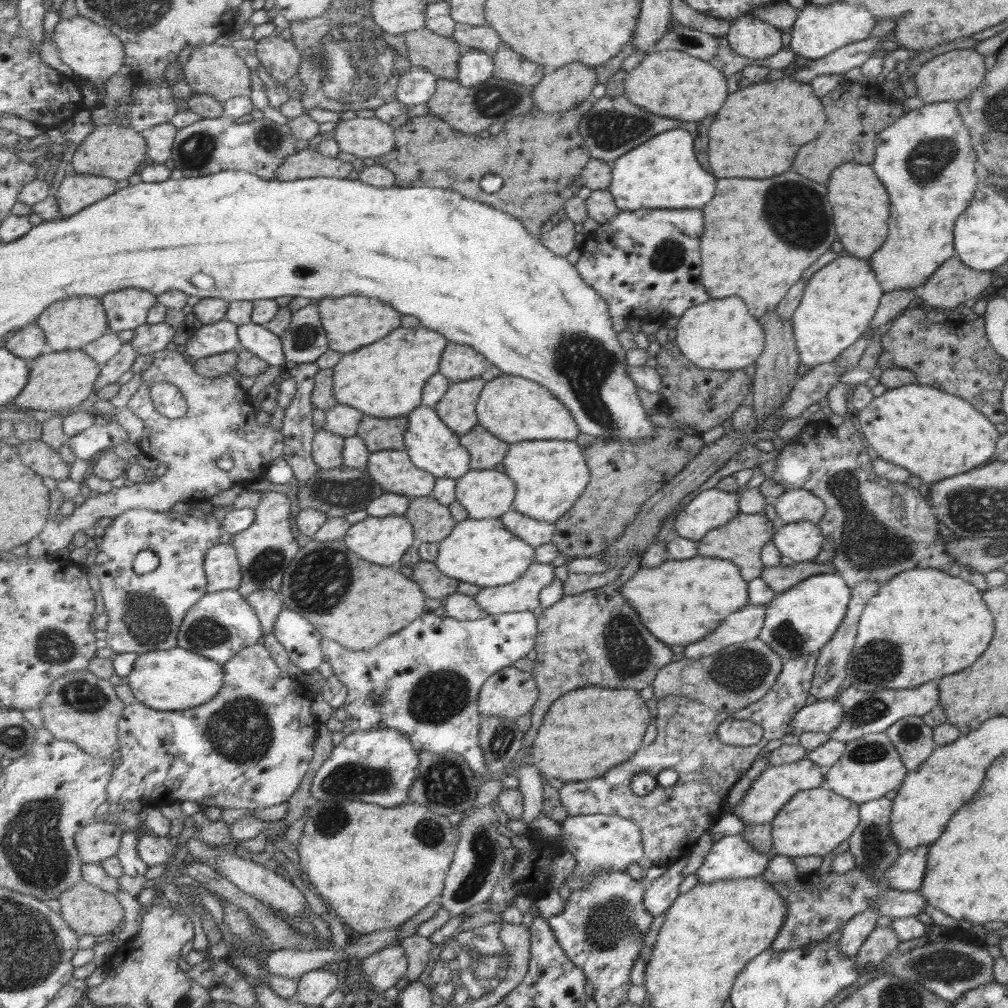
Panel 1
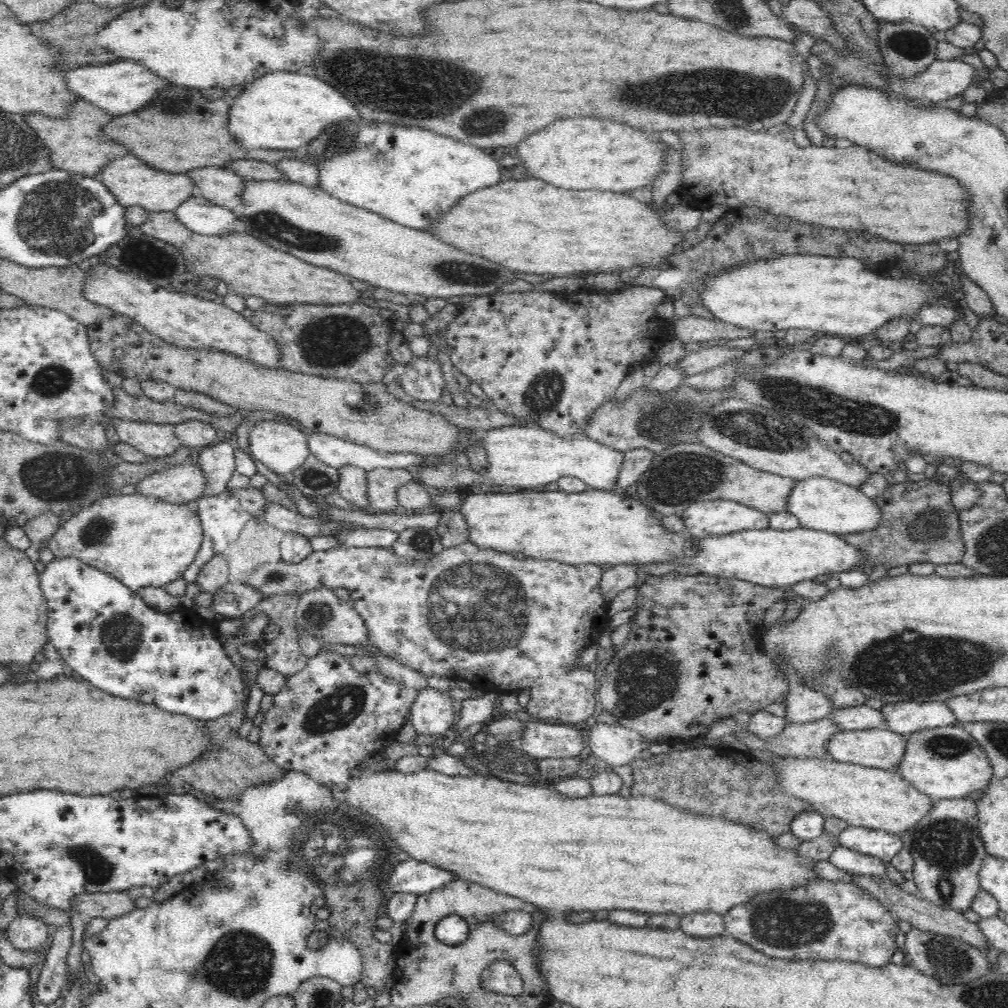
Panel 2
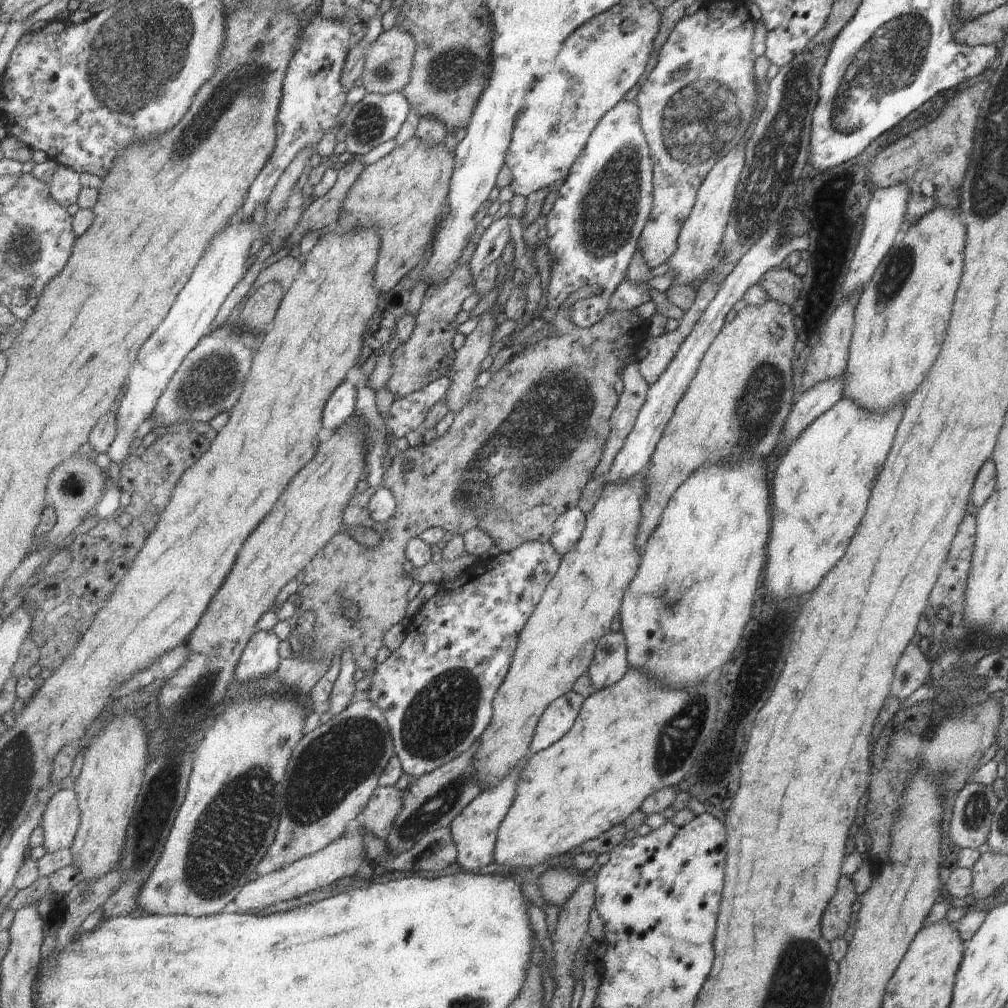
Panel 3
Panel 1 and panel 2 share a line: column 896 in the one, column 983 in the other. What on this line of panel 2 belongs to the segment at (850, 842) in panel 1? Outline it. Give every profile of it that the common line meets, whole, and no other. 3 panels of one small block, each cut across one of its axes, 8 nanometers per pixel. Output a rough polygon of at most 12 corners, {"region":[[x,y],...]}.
{"region":[[933,799],[898,836],[917,894],[968,910],[987,855],[975,800]]}

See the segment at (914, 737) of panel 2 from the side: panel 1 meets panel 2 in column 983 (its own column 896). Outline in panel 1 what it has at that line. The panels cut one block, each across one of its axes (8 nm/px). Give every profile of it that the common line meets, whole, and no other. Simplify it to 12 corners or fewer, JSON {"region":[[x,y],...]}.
{"region":[[885,732],[847,742],[823,788],[859,804],[908,770]]}

